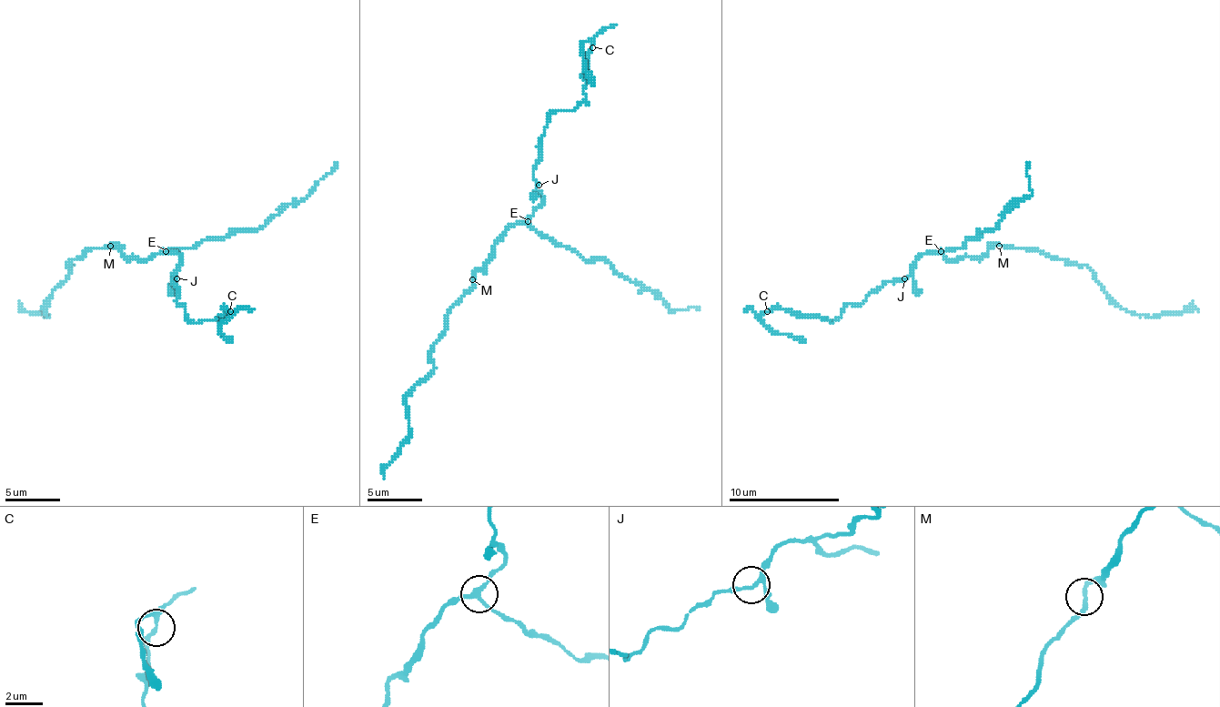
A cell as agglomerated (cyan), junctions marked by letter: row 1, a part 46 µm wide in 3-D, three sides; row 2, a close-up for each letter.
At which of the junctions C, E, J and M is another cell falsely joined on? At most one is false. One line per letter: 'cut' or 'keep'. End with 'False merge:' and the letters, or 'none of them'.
C: keep
E: keep
J: keep
M: keep
False merge: none of them

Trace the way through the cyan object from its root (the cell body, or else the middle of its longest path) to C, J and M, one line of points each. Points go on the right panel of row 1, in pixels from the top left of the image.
C: (946, 257), (922, 254), (904, 278), (885, 281), (861, 304), (850, 304), (830, 323), (783, 309), (766, 312)
J: (946, 257), (943, 254), (922, 254), (916, 267), (904, 278)
M: (946, 257), (949, 259), (983, 257), (993, 243), (999, 246)

